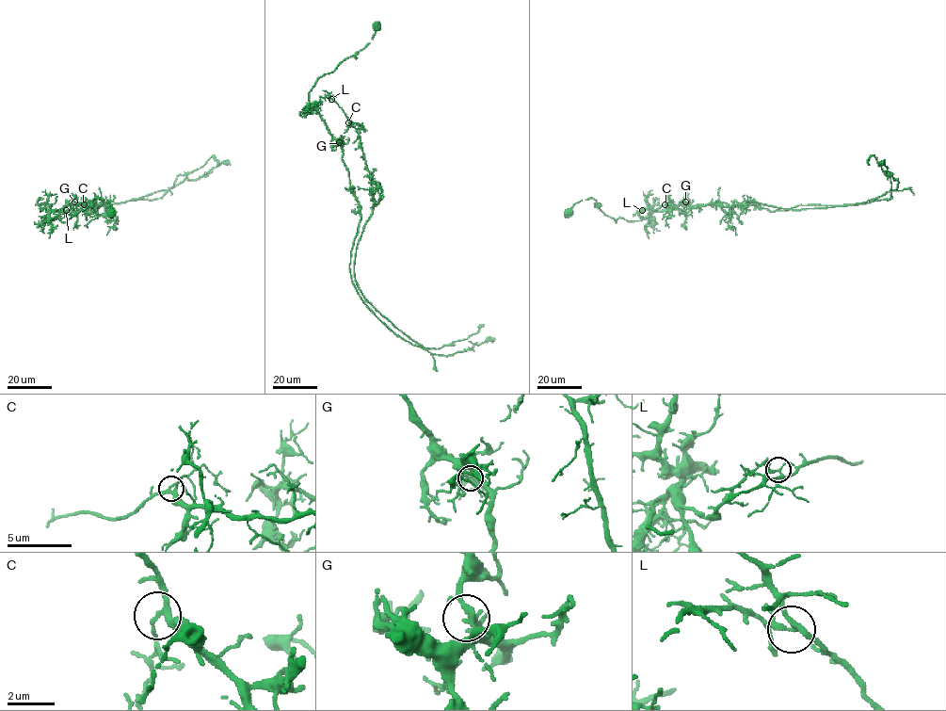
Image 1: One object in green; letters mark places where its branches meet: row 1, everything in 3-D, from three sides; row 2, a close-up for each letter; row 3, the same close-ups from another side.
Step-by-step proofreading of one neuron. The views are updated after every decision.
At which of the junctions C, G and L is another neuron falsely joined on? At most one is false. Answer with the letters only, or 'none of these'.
L

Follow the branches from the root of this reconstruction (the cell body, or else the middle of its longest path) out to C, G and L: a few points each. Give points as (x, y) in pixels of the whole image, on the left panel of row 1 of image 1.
C: (111, 213), (111, 204), (96, 198), (66, 221), (43, 220), (47, 214), (54, 218), (63, 210), (84, 204)
G: (111, 213), (111, 204), (96, 198), (66, 221), (56, 218), (43, 220), (52, 210), (74, 201)
L: (111, 213), (111, 204), (96, 198), (66, 221), (56, 218), (43, 220), (47, 214), (54, 218), (66, 210)

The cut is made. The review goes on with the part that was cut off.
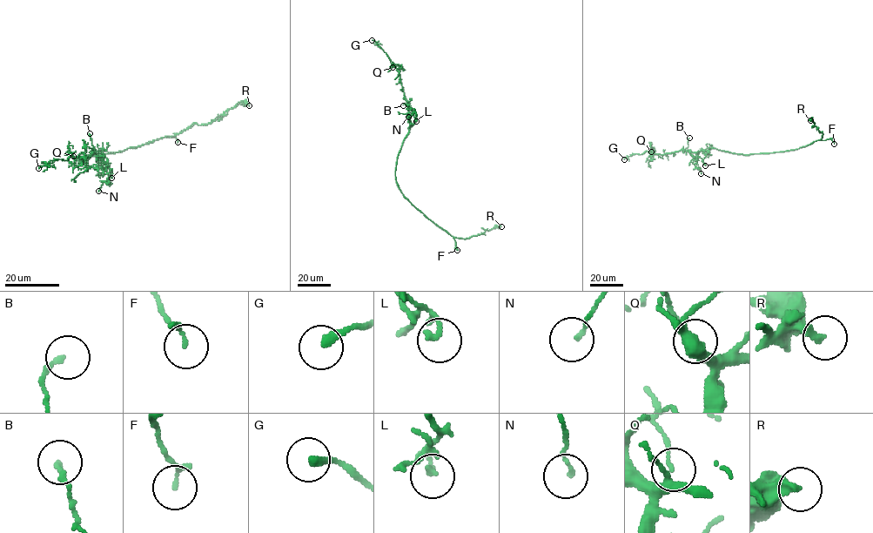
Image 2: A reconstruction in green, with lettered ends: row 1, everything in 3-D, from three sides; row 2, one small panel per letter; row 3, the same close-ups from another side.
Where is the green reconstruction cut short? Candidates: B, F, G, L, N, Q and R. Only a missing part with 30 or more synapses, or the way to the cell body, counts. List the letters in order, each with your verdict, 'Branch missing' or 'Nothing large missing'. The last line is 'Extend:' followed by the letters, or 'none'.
B: Nothing large missing
F: Nothing large missing
G: Branch missing
L: Nothing large missing
N: Nothing large missing
Q: Nothing large missing
R: Nothing large missing
Extend: G

